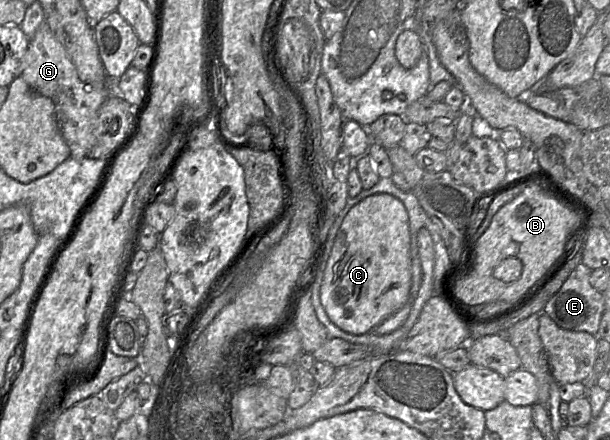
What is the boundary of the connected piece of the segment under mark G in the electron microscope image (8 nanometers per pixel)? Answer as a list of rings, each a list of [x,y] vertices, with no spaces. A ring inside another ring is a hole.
[[[45,20],[29,41],[20,77],[34,91],[53,101],[58,126],[70,149],[70,157],[84,158],[94,145],[94,119],[98,109],[108,96],[108,87],[107,89],[97,89],[79,78],[76,67]]]

